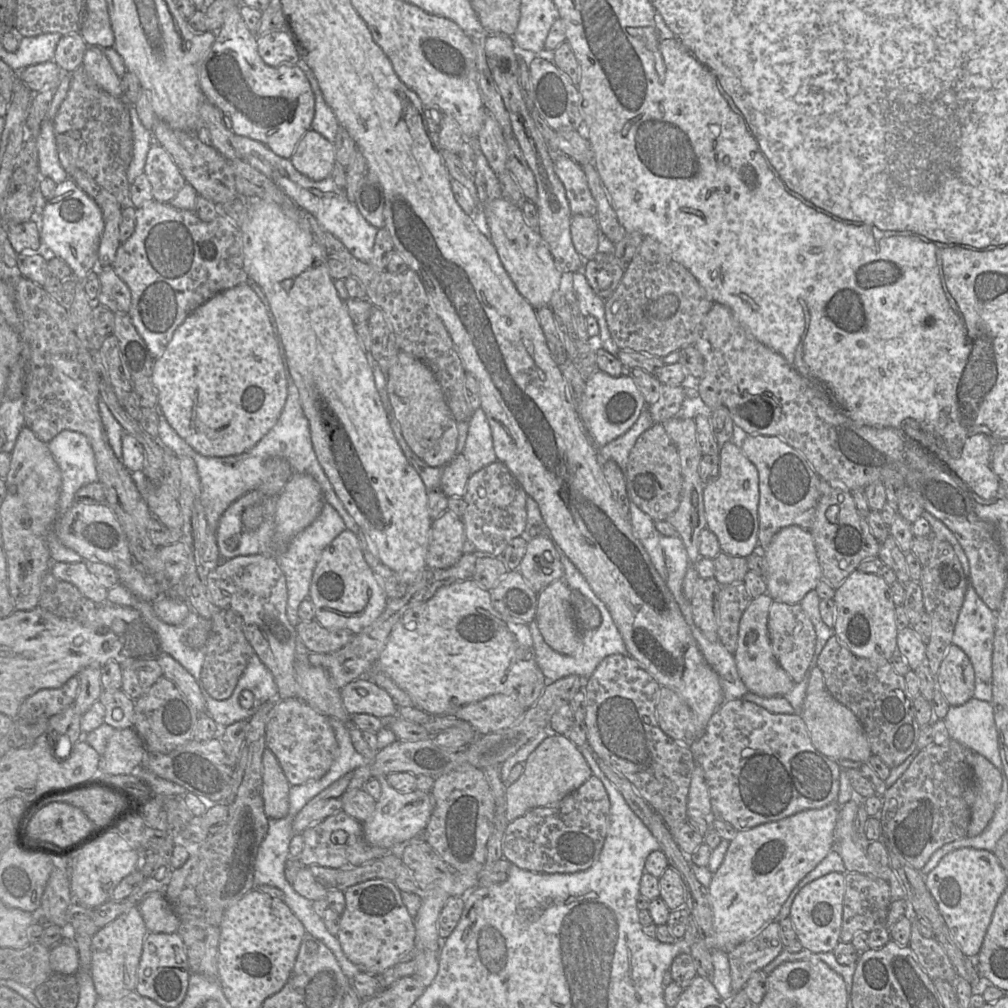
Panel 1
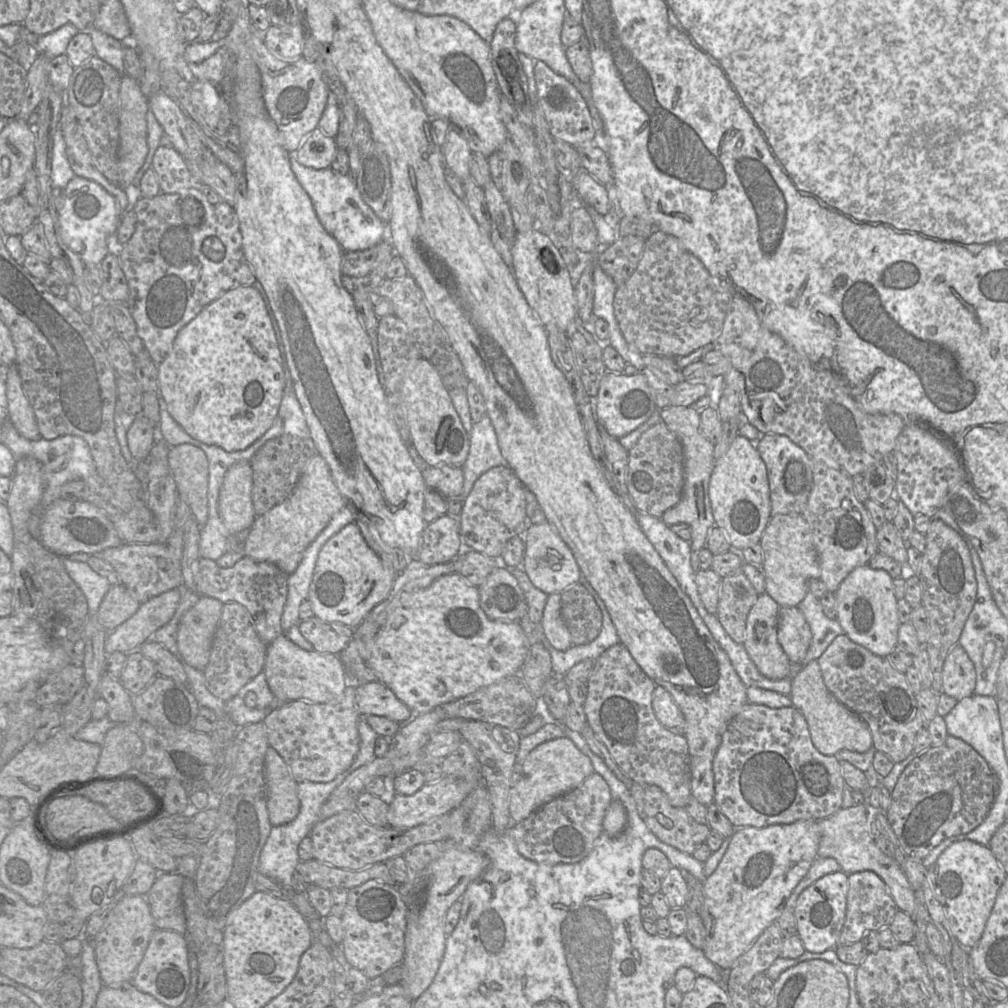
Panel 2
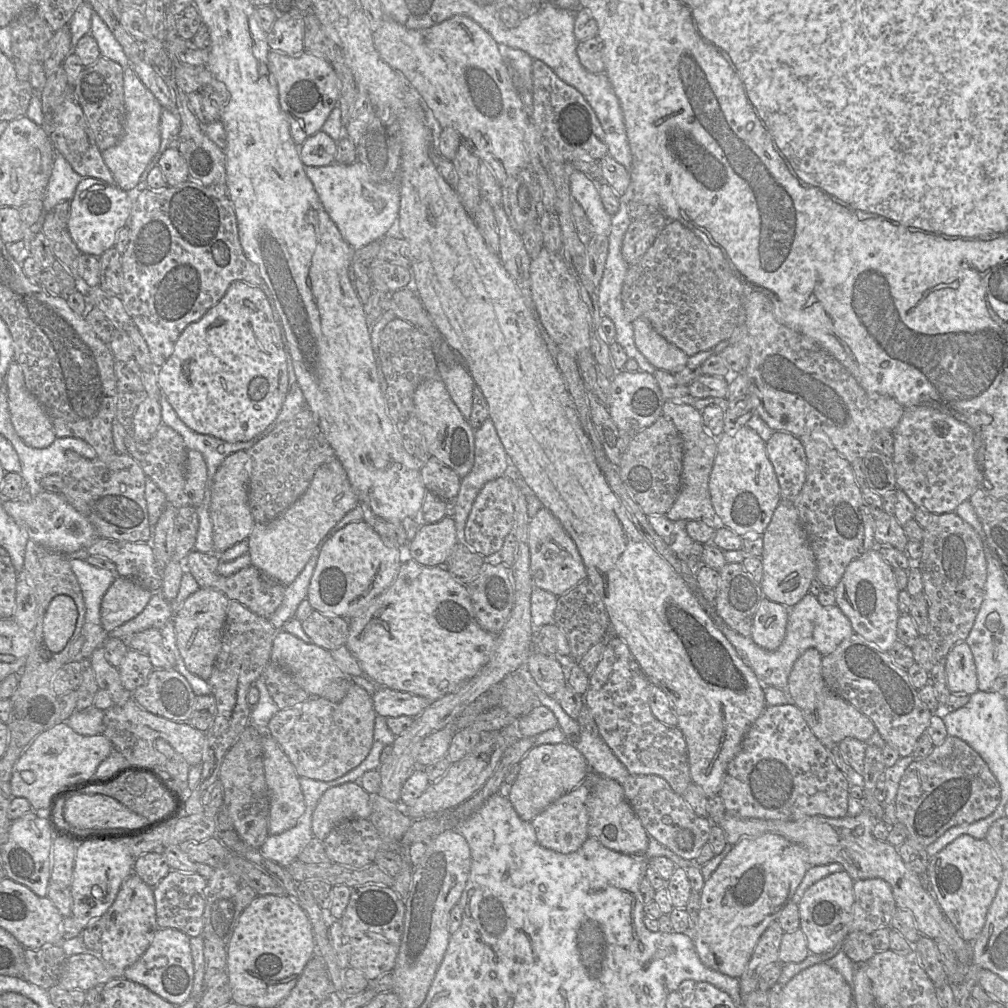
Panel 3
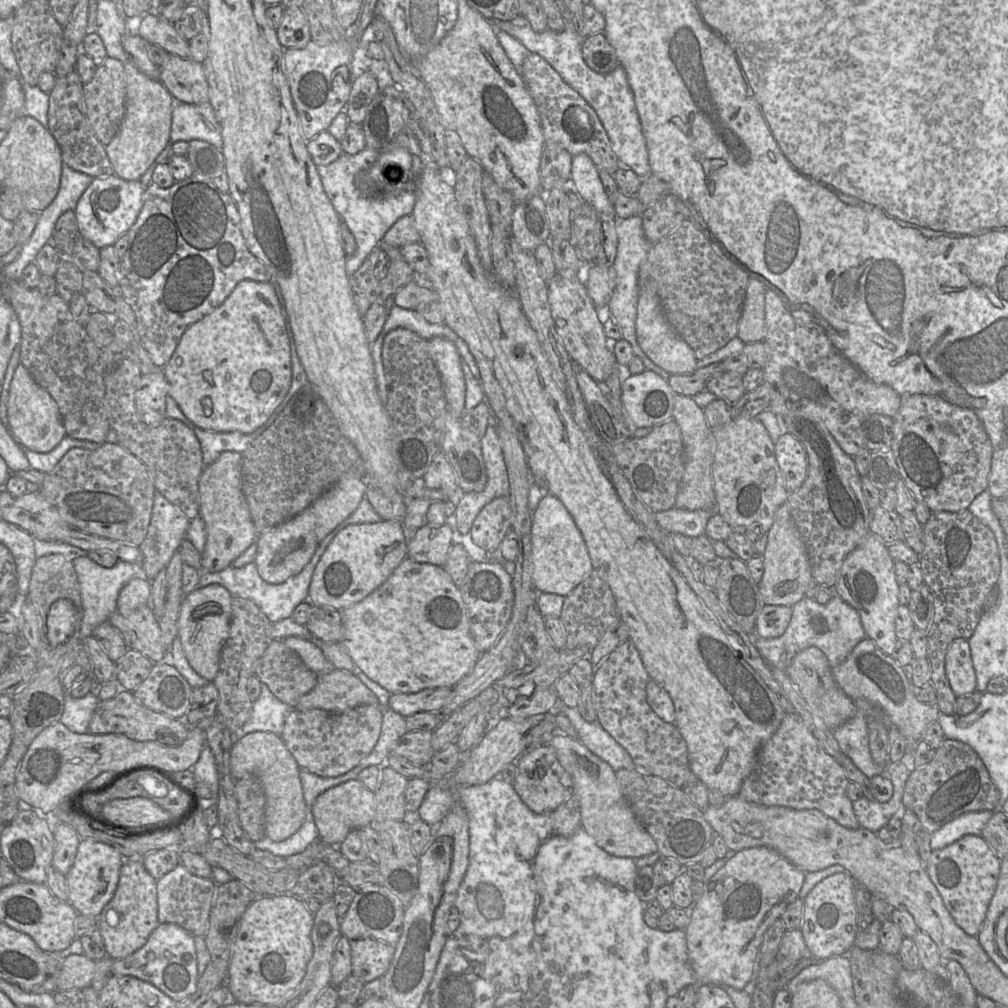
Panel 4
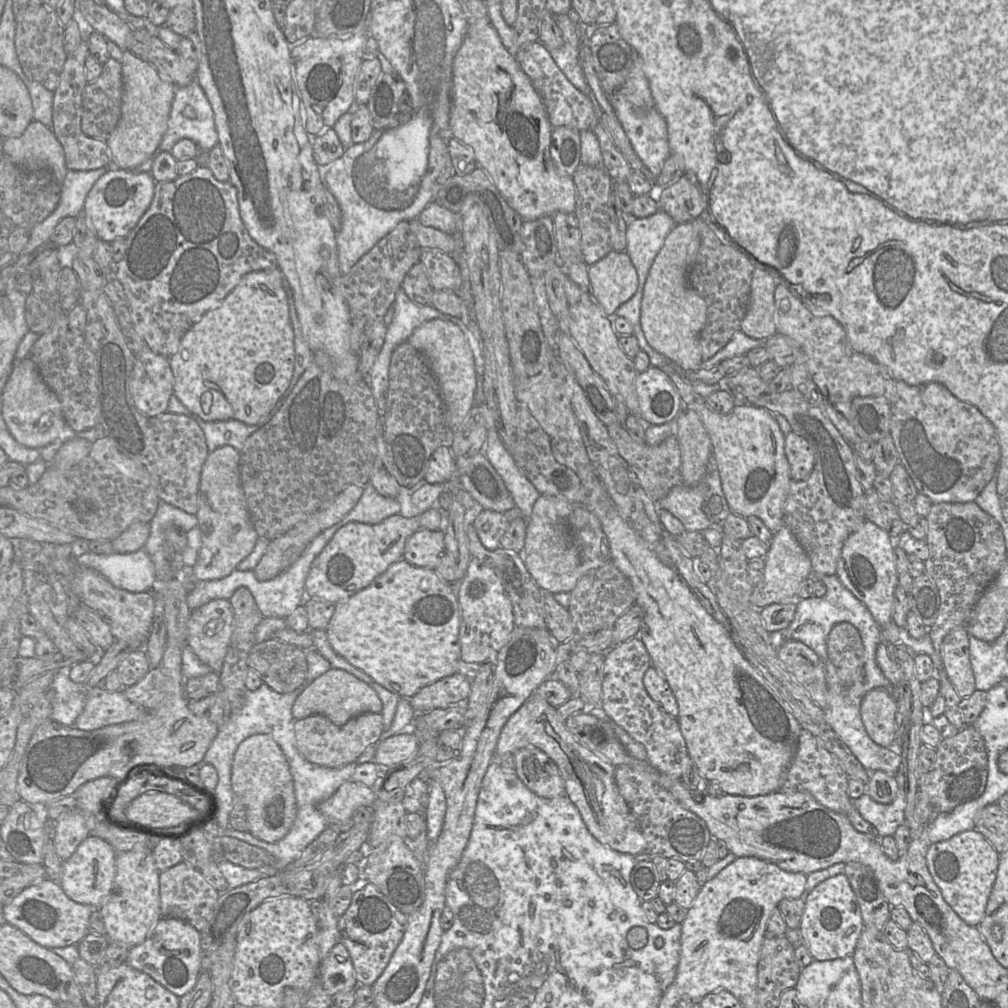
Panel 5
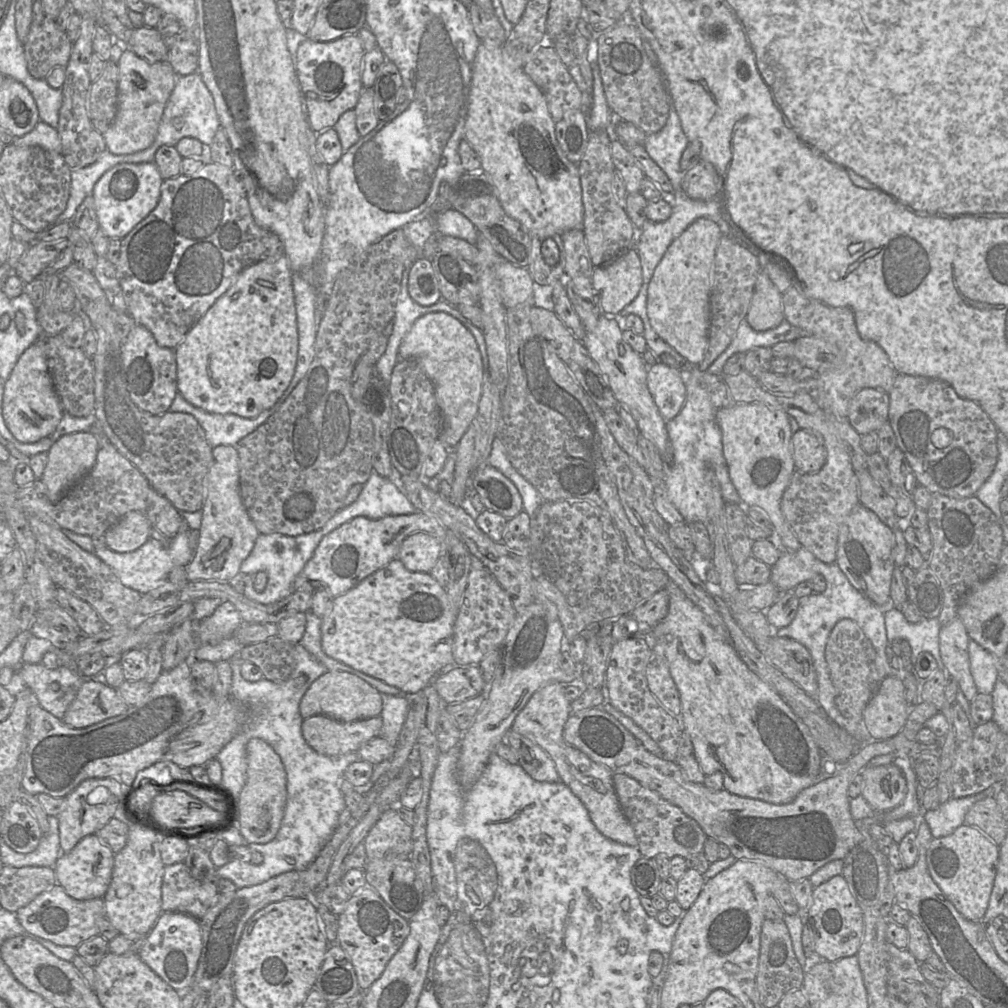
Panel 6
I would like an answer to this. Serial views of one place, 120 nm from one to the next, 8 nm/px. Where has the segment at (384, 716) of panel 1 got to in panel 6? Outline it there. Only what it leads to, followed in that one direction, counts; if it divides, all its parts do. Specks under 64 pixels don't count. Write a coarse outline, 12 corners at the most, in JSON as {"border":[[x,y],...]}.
{"border":[[452,665],[435,677],[445,705],[487,689],[479,665]]}

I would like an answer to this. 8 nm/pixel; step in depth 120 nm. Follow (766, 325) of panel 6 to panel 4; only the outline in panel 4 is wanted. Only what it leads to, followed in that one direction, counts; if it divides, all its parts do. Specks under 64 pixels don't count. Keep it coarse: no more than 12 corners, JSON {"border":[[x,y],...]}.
{"border":[[749,278],[737,336],[744,343],[766,336],[767,286]]}

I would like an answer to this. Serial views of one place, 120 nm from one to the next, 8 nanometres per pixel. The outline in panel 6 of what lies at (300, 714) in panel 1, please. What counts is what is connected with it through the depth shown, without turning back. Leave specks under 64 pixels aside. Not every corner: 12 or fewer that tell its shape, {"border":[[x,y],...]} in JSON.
{"border":[[379,716],[340,722],[303,720],[302,736],[318,754],[356,752],[380,736]]}

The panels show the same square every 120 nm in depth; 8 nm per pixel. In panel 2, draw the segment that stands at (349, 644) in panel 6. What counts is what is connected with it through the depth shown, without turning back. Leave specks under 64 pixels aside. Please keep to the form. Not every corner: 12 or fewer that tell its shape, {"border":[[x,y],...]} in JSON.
{"border":[[460,574],[404,593],[365,664],[413,714],[519,675],[530,639]]}

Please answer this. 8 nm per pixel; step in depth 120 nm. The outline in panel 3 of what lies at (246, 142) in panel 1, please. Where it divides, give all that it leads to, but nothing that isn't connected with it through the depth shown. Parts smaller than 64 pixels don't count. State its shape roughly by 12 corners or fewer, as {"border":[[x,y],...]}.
{"border":[[366,166],[305,173],[355,250],[398,219],[400,170],[374,182]]}

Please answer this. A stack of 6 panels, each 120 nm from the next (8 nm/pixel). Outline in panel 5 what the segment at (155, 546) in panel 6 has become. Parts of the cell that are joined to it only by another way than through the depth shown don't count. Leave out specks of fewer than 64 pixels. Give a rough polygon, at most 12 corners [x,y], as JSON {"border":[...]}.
{"border":[[144,549],[111,555],[87,552],[76,563],[115,587],[150,592],[154,564]]}

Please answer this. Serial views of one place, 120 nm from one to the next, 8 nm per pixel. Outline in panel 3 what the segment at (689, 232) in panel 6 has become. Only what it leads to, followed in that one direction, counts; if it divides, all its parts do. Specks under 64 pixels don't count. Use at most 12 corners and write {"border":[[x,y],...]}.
{"border":[[645,318],[632,322],[634,343],[656,369],[675,373],[689,356]]}

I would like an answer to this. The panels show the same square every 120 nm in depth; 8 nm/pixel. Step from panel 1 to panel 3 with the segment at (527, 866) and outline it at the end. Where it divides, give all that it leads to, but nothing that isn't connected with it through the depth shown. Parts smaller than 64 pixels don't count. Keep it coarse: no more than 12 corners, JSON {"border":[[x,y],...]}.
{"border":[[591,779],[532,821],[538,843],[560,854],[589,837]]}

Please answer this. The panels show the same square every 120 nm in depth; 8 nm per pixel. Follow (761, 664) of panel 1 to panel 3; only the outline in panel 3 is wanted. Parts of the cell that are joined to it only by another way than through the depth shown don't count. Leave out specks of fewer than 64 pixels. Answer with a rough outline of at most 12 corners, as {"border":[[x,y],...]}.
{"border":[[764,597],[754,615],[752,640],[776,650],[790,608]]}

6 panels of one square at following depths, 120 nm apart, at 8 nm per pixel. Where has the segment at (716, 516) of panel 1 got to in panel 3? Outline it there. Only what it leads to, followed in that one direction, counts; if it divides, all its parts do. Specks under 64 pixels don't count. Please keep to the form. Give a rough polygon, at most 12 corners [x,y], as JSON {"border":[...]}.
{"border":[[747,425],[717,439],[709,479],[724,526],[764,533],[782,500]]}

